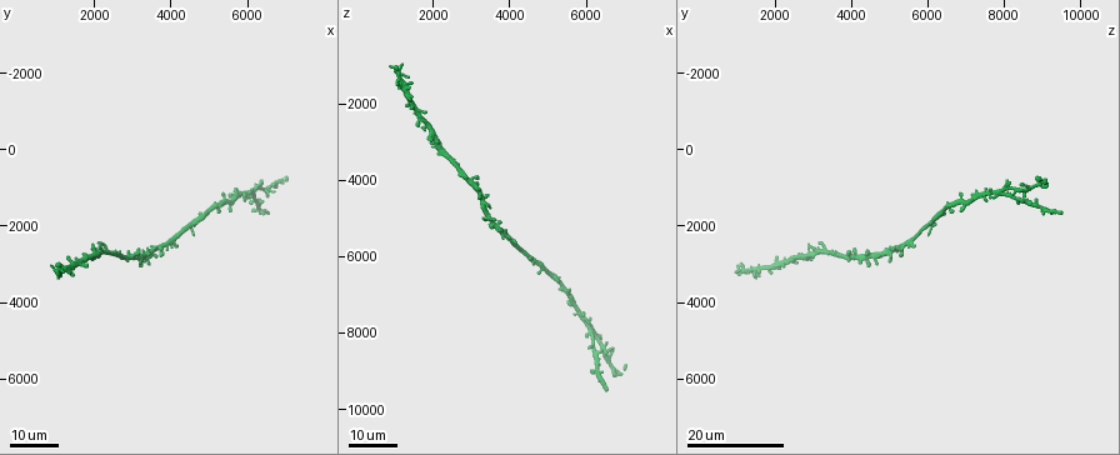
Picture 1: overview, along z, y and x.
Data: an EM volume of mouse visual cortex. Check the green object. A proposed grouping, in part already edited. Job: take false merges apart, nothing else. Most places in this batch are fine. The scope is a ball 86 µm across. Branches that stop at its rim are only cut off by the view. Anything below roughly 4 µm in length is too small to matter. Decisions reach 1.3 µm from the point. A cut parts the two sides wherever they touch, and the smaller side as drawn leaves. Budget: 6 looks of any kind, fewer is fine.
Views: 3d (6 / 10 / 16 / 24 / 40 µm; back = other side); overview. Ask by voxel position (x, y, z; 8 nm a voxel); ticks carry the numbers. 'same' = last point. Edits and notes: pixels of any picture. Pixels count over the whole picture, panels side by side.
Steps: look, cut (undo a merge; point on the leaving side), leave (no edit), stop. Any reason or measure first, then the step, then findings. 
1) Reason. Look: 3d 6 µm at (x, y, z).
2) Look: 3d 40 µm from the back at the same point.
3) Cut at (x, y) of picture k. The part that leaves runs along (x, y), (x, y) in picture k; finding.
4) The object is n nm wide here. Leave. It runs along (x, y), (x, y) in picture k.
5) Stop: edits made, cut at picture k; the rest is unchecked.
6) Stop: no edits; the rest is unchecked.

Look: 3d 16 µm at (3900, 2550, 5400).

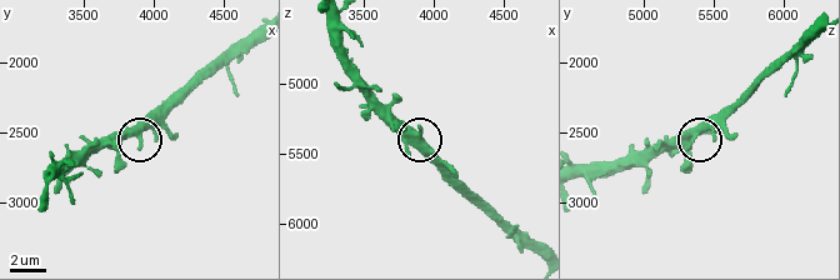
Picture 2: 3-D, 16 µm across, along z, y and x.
Look: 3d 6 µm at (3840, 2520, 5340).

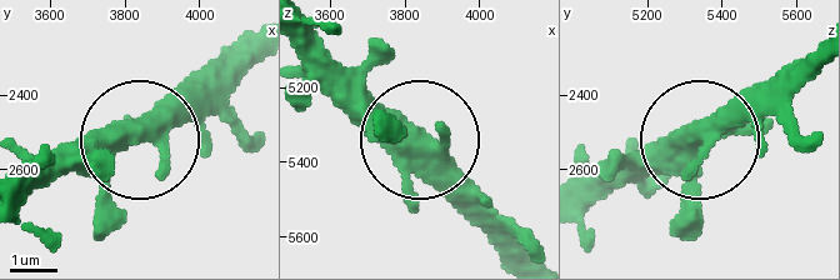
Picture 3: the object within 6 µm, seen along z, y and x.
The object is 490 nm wide here. Leave. It runs along (709, 121), (709, 141), (801, 61) in picture 3; continuous, no second neuron.

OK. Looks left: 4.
Three-way junction. Look: 3d 24 µm at (6200, 1100, 7950).

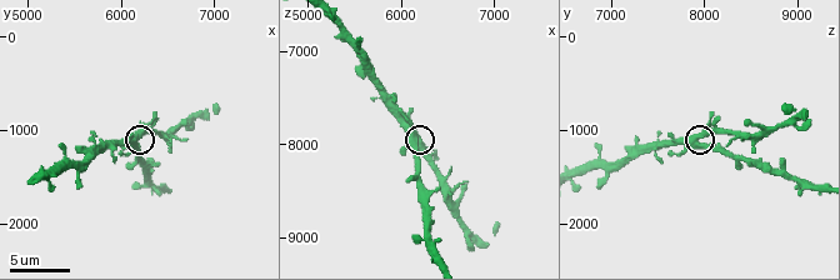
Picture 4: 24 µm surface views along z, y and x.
Look: 3d 10 µm at (6150, 1100, 7900).

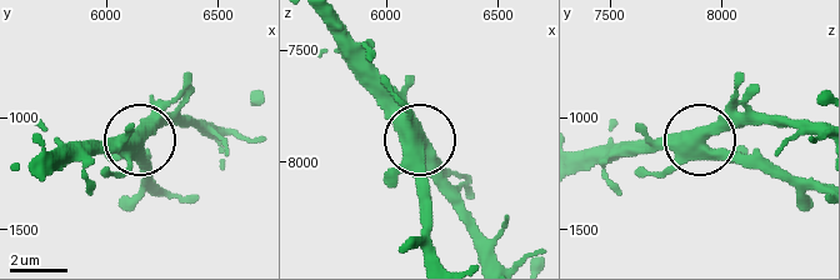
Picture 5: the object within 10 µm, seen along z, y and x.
Leave. One neuron here.

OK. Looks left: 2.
Stop: no edits; the rest is unchecked.

